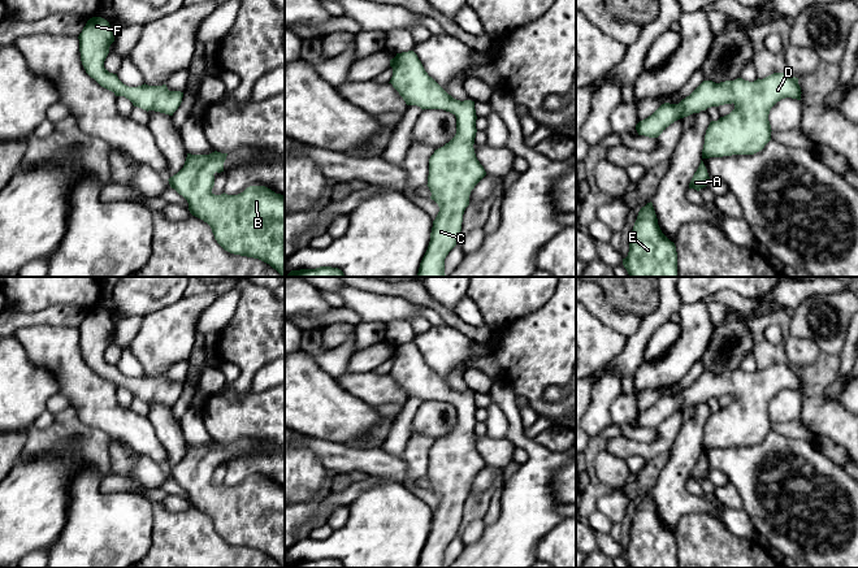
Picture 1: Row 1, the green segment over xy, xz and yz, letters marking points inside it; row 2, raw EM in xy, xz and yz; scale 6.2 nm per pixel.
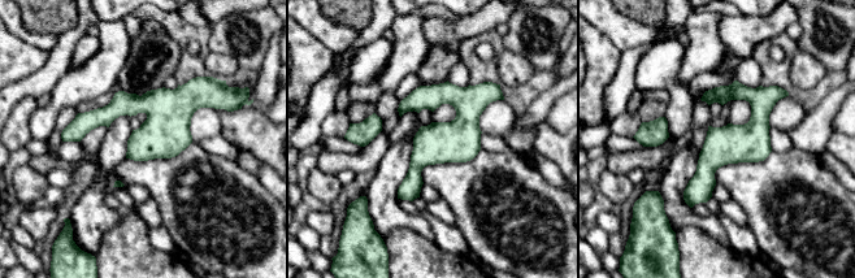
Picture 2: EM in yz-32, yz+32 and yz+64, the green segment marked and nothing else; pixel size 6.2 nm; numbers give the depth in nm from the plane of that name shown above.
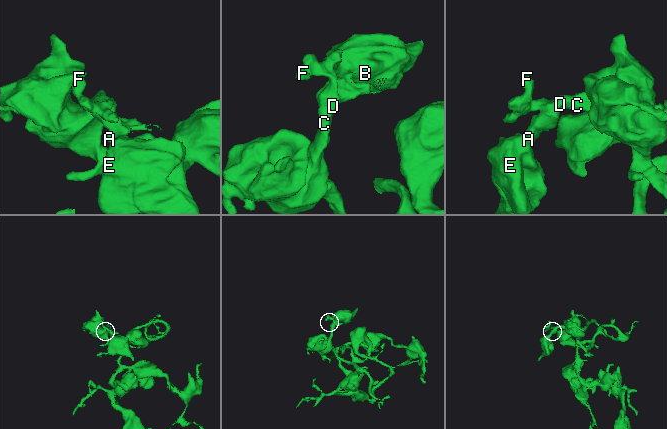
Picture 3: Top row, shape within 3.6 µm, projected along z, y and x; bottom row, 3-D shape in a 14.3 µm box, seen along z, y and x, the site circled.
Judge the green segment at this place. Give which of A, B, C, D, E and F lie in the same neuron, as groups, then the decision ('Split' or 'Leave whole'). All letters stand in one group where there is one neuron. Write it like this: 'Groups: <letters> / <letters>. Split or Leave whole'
Groups: A B C D E F. Leave whole

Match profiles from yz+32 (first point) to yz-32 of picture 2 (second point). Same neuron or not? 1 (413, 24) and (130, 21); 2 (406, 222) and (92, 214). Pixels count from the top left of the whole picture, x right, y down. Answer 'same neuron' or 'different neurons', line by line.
1: different neurons
2: same neuron

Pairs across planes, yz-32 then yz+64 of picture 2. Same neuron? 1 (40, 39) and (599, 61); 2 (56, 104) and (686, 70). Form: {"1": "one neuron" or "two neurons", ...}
{"1": "two neurons", "2": "one neuron"}

